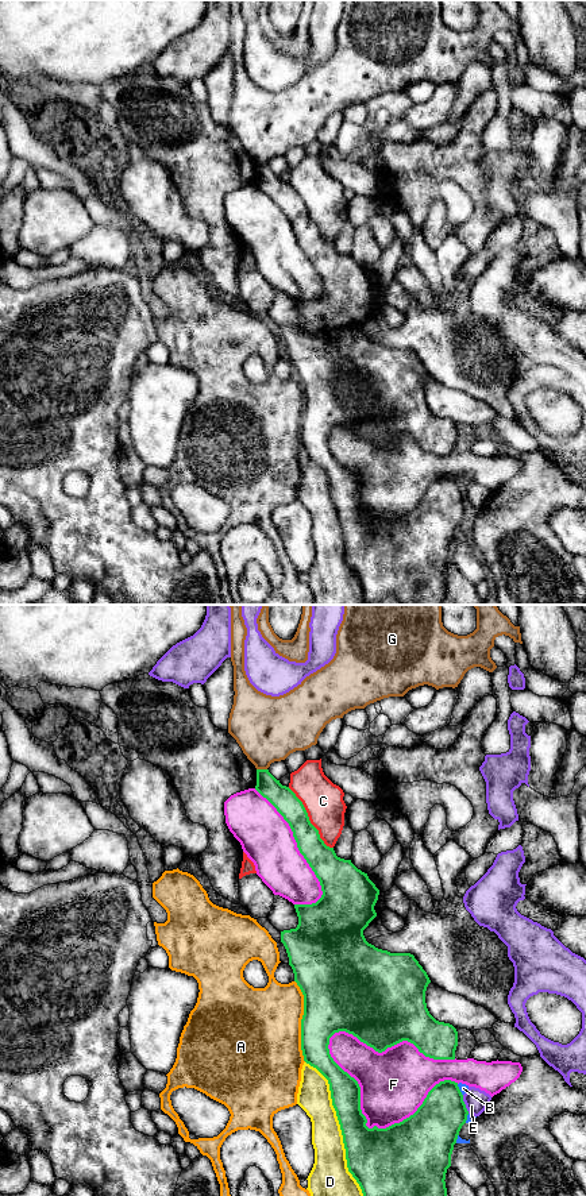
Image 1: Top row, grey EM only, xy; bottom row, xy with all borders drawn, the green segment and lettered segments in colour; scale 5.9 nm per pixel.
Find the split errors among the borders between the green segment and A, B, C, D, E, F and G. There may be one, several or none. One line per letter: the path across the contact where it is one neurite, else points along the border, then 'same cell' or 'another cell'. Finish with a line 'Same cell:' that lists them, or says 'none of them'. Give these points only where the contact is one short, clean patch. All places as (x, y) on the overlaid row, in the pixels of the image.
A: another cell
B: another cell
C: another cell
D: another cell
E: along xy (462, 1095), (469, 1112) | another cell
F: another cell
G: along xy (257, 768), (266, 770) | another cell
Same cell: none of them

